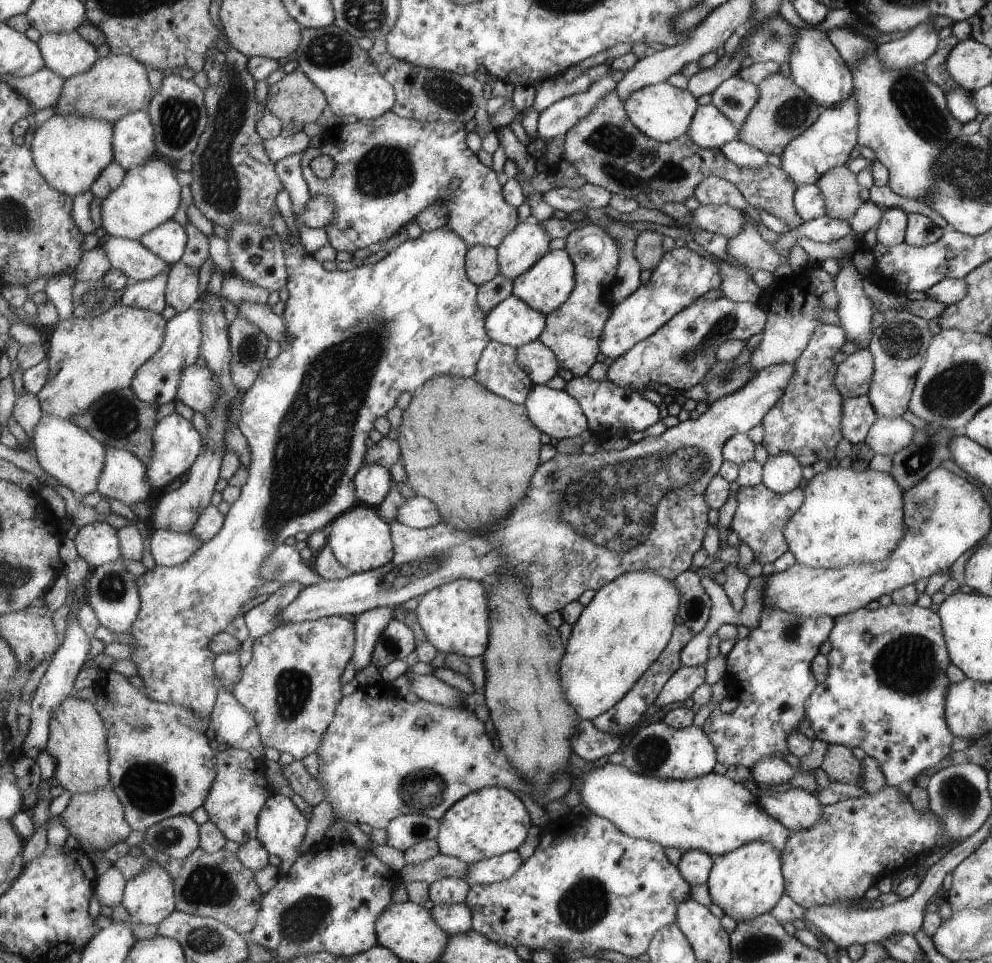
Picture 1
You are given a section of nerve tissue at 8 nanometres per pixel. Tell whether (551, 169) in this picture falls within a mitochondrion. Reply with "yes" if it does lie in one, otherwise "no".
no

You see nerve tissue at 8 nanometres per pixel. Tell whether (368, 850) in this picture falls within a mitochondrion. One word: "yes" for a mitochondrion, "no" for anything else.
no

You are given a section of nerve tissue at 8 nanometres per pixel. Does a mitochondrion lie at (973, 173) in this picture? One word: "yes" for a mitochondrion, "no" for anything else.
yes

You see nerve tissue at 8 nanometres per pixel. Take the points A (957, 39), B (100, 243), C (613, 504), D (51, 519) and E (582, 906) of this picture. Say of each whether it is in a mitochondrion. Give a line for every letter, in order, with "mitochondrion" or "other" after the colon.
A: other
B: other
C: mitochondrion
D: other
E: mitochondrion

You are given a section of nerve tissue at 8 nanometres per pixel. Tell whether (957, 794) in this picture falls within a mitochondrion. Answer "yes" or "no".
yes

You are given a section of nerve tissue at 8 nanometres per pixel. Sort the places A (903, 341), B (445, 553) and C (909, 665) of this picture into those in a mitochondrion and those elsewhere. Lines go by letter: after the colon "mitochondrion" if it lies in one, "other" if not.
A: mitochondrion
B: mitochondrion
C: mitochondrion

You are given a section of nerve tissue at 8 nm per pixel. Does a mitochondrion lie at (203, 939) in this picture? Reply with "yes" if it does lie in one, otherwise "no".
yes

